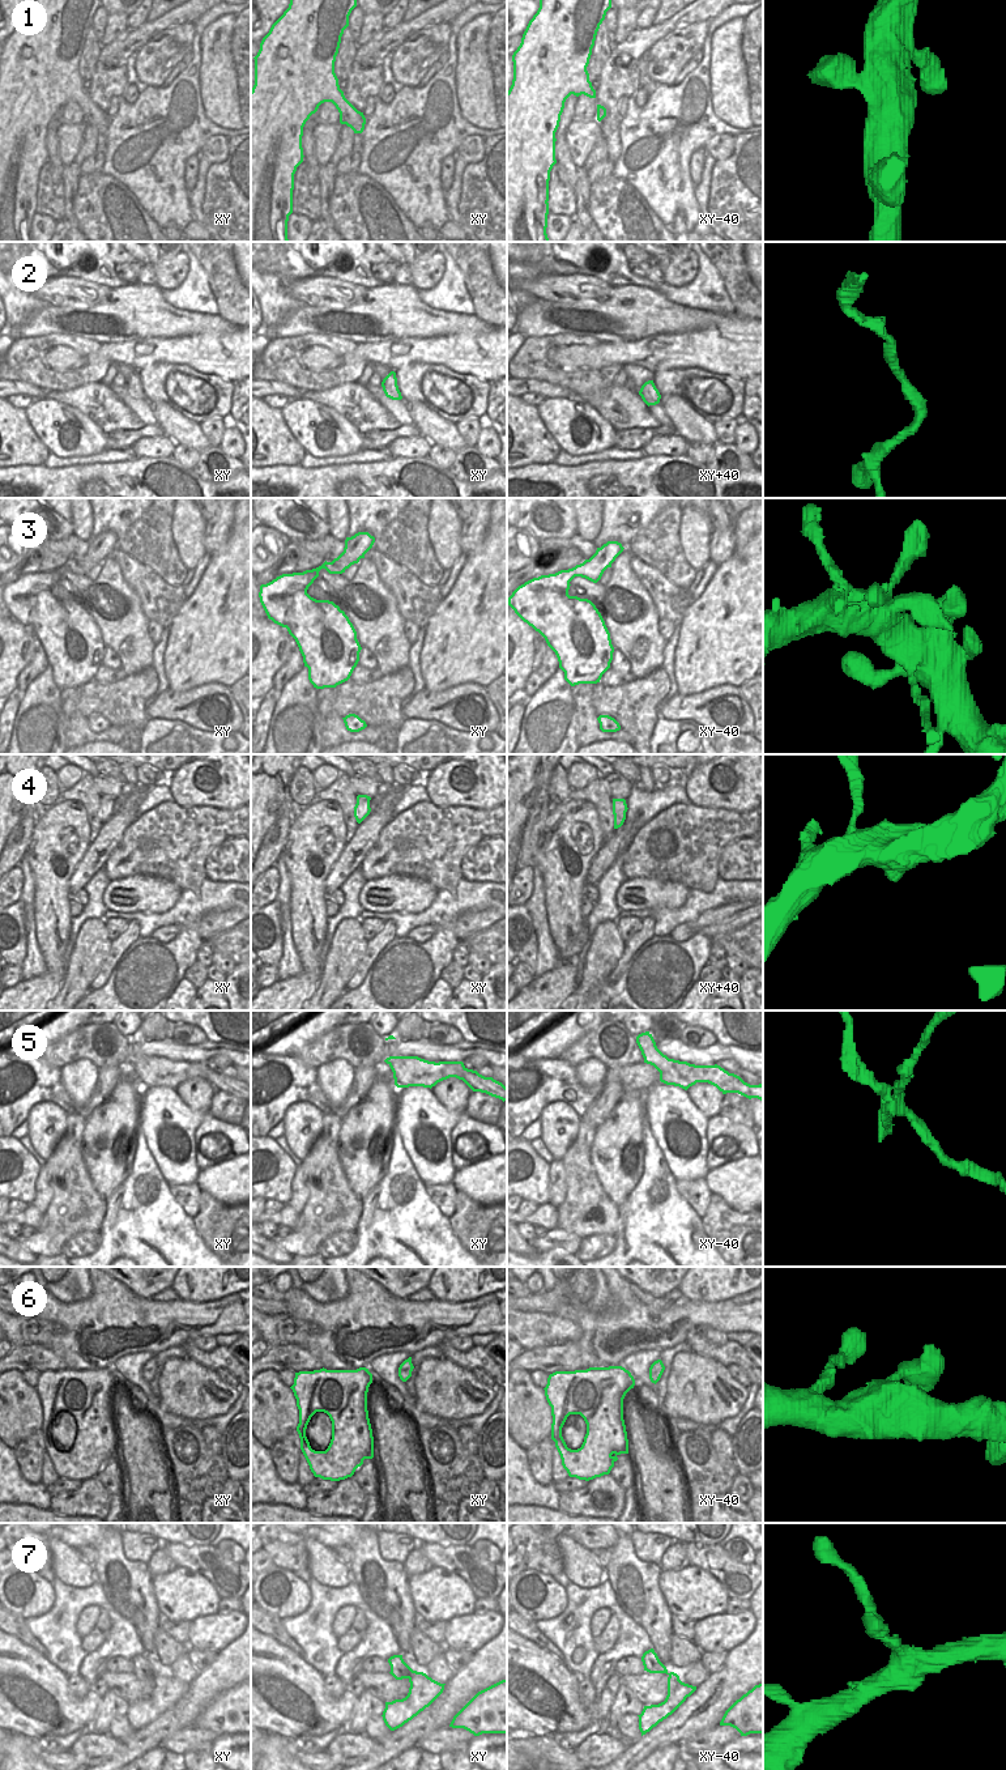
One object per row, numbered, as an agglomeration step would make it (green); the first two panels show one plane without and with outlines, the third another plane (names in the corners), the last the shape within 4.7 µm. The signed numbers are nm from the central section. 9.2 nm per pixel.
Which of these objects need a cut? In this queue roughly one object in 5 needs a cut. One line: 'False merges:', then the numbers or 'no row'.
False merges: 5

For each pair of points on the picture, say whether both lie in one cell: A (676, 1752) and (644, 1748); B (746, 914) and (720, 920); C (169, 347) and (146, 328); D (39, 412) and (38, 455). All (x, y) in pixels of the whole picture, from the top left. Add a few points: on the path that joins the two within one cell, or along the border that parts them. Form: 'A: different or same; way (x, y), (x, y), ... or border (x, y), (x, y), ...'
A: different; border (680, 1743), (659, 1747), (647, 1756)
B: same; way (740, 915), (727, 919)
C: different; border (187, 336), (139, 337), (126, 343)
D: different; border (25, 411), (32, 429), (50, 451)

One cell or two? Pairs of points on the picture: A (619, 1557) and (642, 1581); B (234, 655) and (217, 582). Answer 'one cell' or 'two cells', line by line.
A: one cell
B: one cell

